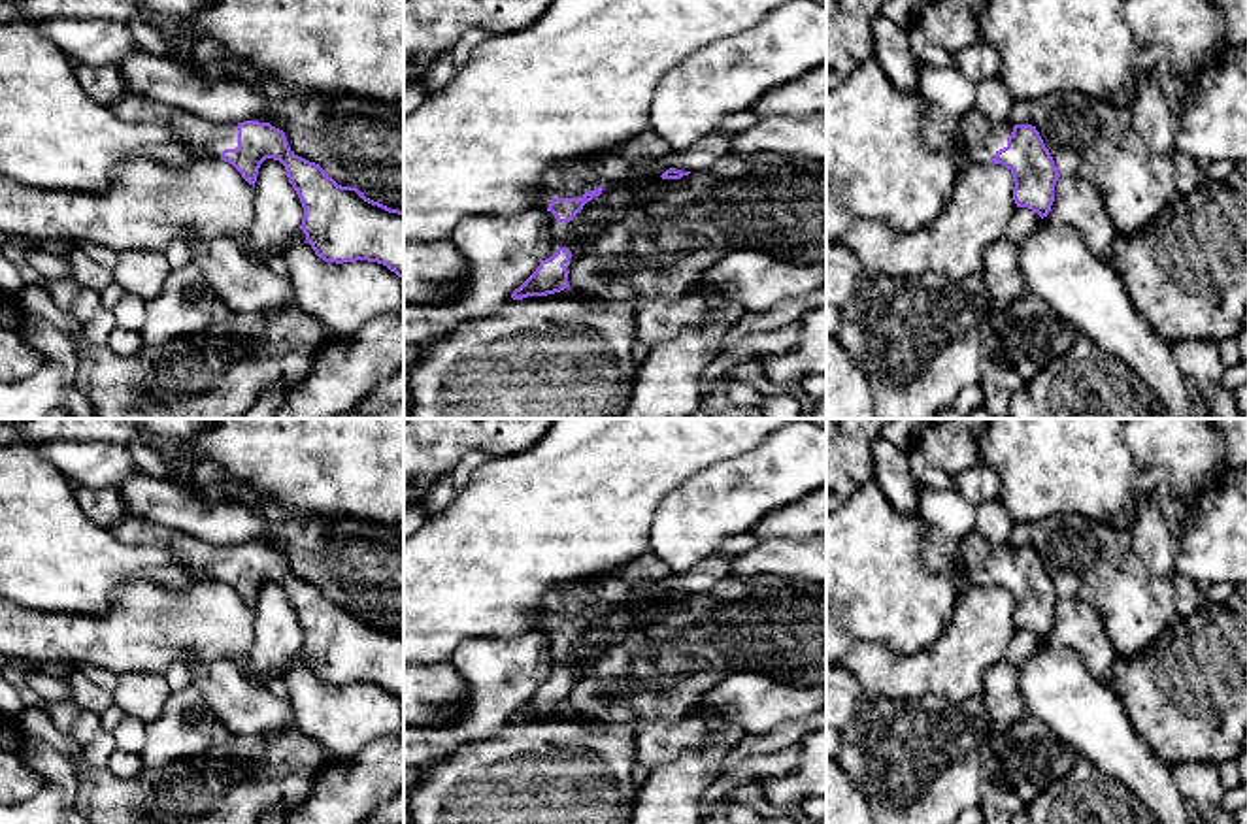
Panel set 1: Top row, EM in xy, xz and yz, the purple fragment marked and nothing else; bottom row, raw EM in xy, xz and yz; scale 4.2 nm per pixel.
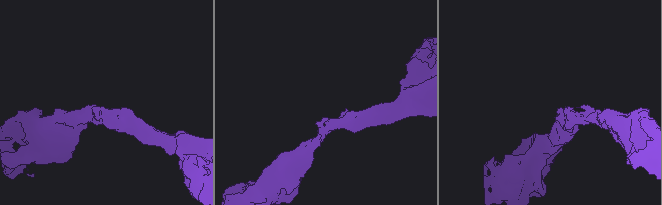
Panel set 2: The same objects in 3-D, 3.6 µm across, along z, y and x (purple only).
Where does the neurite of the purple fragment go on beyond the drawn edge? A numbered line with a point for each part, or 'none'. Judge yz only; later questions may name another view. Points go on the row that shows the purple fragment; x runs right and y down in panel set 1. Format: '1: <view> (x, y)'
1: yz (981, 138)

